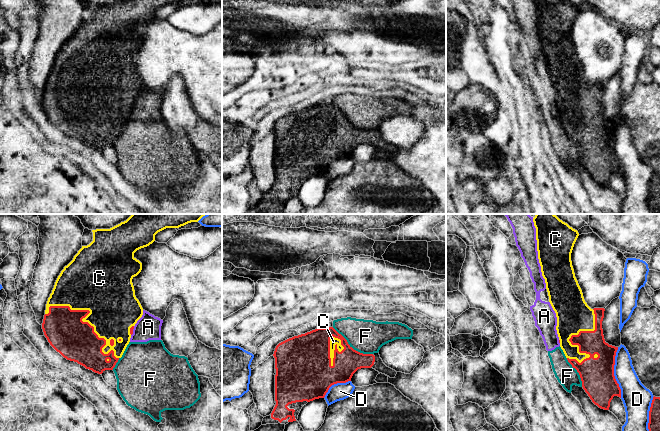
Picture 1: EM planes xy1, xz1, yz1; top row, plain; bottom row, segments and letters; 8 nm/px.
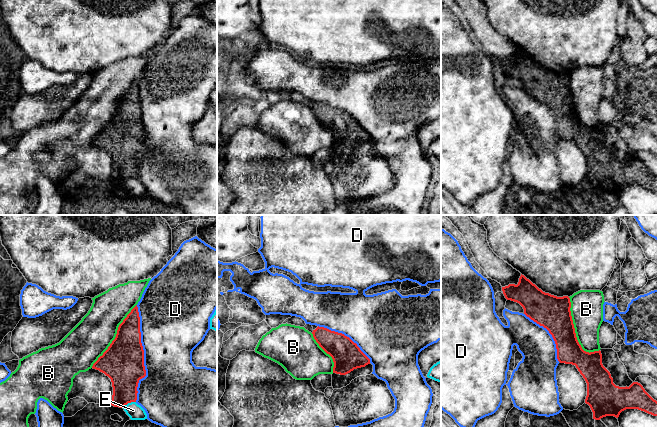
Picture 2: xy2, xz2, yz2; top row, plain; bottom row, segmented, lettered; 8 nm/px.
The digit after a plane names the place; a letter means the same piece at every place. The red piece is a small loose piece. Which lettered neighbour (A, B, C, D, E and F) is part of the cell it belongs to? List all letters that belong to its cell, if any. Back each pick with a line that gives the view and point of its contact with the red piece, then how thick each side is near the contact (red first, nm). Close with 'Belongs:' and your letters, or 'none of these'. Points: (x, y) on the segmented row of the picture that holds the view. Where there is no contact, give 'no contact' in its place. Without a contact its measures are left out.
C: meets red in xy1 at (86, 322); 320 nm thick on the red side, 400 nm on the other
Belongs: C

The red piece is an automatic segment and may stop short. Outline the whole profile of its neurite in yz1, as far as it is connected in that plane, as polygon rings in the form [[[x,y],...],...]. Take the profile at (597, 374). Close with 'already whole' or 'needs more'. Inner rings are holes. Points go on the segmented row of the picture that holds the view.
[[[536,214],[533,222],[542,276],[545,279],[549,302],[557,317],[556,330],[560,347],[568,362],[579,373],[582,387],[592,402],[601,409],[609,410],[613,397],[621,398],[621,389],[614,376],[618,347],[605,342],[602,329],[605,309],[591,309],[587,305],[575,277],[571,253],[579,233],[555,214]]]; needs more

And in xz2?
[[[319,326],[312,334],[319,346],[332,357],[333,373],[346,375],[370,364],[370,359],[344,334]]]; already whole

